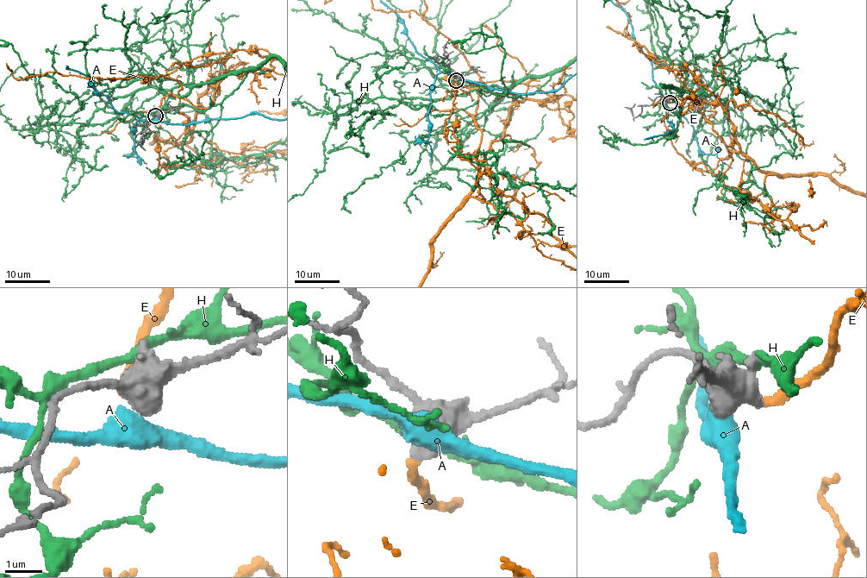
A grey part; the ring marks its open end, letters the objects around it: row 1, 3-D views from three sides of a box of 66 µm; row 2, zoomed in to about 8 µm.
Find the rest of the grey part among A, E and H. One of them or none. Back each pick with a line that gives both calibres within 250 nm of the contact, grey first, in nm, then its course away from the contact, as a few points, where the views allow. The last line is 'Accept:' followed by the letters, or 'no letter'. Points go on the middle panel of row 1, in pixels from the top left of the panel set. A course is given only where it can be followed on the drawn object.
E: Thickness 550 nm (grey) against 240 nm
Accept: E

